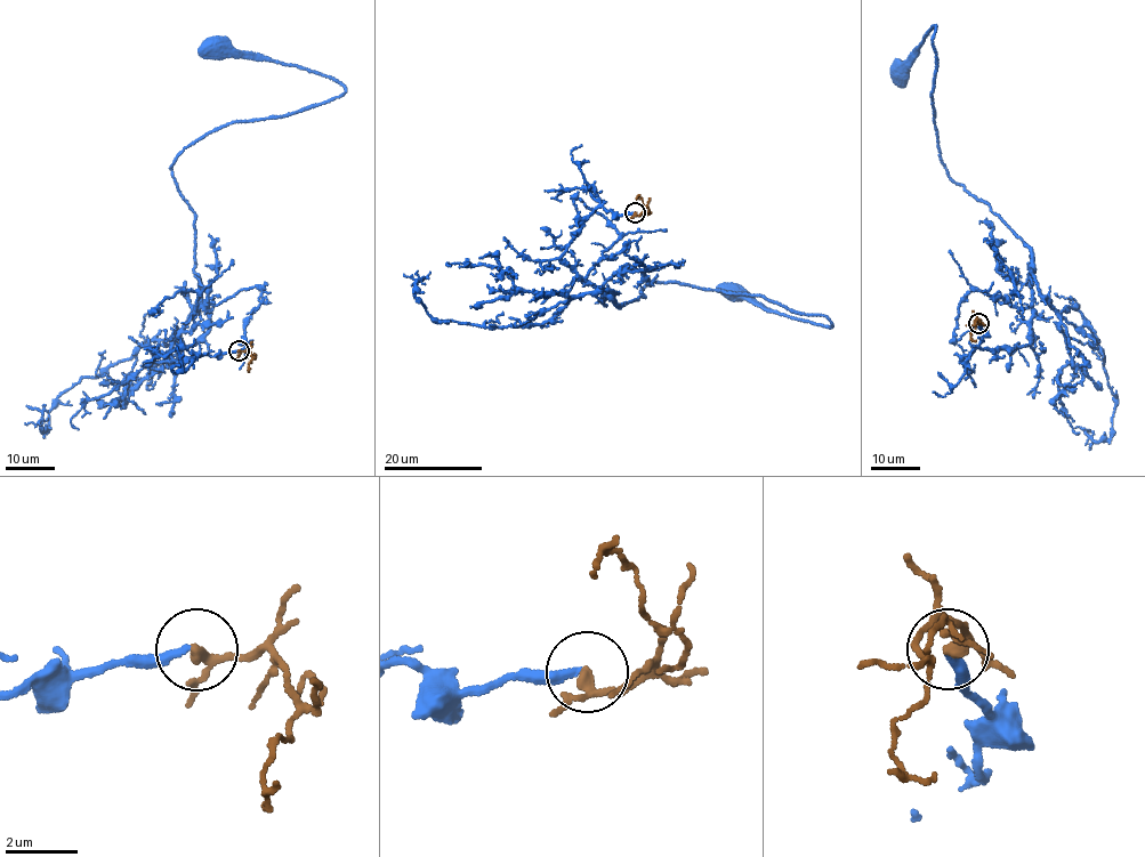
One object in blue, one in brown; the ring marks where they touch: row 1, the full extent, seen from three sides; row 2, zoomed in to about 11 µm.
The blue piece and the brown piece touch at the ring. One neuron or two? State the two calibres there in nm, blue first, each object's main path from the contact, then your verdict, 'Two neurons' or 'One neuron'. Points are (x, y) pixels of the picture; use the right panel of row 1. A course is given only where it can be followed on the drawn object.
Thickness 200 nm (blue) against 240 nm. Course of blue: (977, 323), (981, 348), (1029, 344), (1032, 249), (949, 176), (941, 159), (930, 93), (934, 26), (898, 74). Course of brown: (977, 323), (980, 318), (974, 323), (976, 326), (970, 338), (976, 340). One neuron

